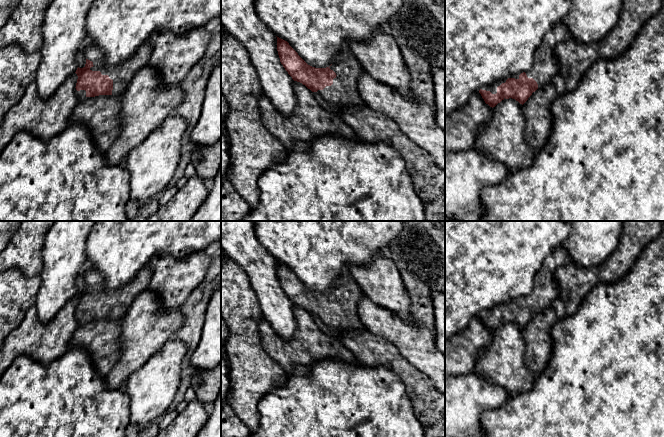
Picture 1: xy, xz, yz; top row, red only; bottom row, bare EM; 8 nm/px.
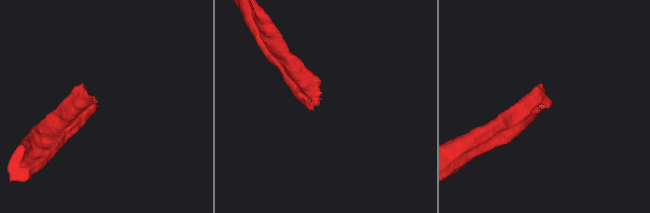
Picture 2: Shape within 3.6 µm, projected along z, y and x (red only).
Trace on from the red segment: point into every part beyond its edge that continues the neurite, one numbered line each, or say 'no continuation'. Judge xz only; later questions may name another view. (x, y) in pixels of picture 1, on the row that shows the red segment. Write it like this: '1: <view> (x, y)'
1: xz (343, 93)

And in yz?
1: yz (492, 88)

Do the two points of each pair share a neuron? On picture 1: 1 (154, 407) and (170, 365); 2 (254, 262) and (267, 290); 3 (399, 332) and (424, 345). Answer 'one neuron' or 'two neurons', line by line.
1: one neuron
2: one neuron
3: one neuron

